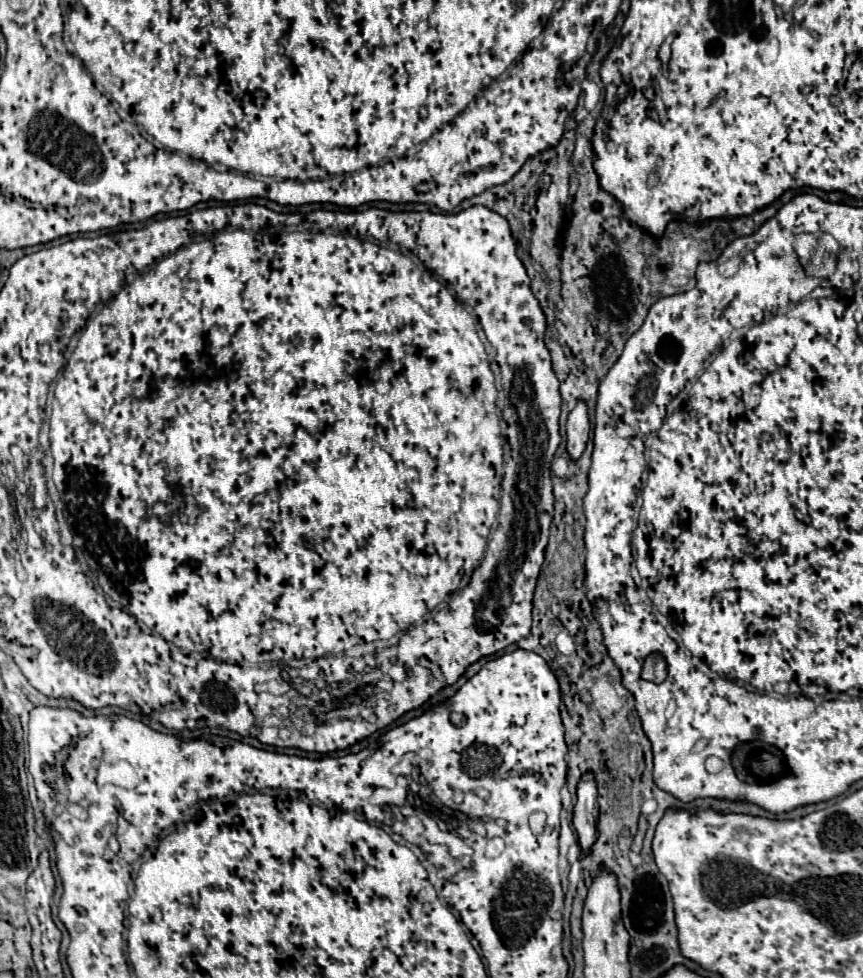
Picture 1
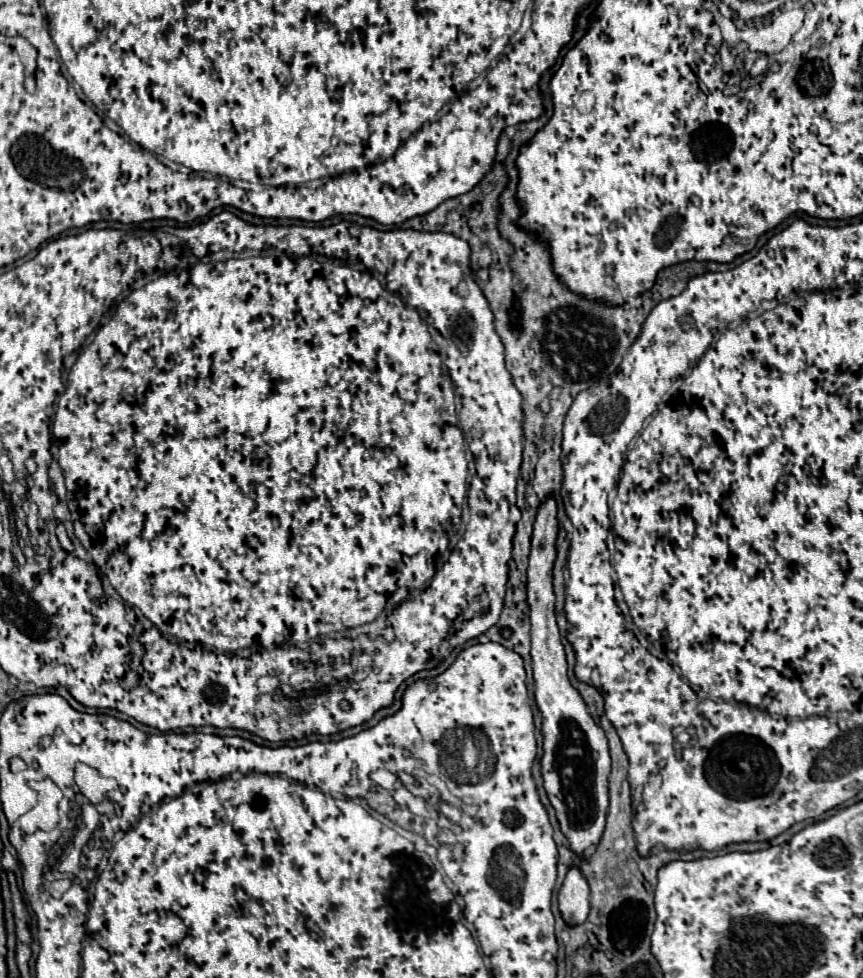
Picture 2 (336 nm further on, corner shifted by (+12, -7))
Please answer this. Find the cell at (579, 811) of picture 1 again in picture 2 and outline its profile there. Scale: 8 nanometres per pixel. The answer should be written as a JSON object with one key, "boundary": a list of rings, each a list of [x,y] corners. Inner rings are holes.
{"boundary":[[[570,868],[558,892],[558,904],[566,926],[580,926],[586,922],[590,912],[588,898],[590,898],[590,890],[586,878],[580,874],[580,870]]]}

